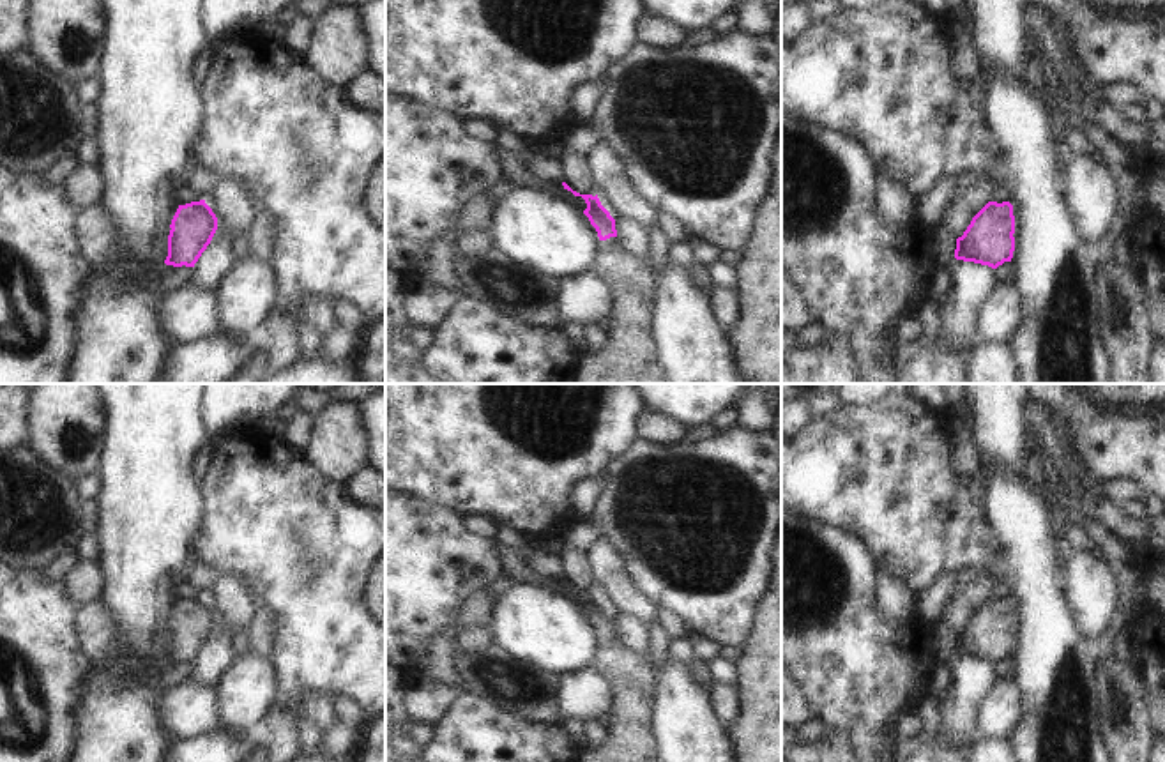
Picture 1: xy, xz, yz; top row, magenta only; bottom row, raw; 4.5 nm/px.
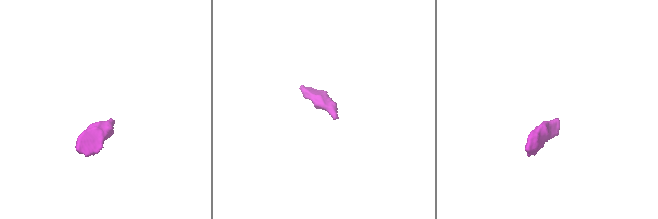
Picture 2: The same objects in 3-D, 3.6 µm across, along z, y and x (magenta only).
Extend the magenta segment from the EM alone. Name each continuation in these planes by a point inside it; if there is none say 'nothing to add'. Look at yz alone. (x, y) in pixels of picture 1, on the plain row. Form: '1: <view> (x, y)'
nothing to add

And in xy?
nothing to add

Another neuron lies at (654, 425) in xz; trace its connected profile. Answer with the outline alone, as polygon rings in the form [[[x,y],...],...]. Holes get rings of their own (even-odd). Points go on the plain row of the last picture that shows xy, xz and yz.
[[[649,410],[640,419],[640,433],[643,438],[670,446],[674,442],[688,440],[689,426],[677,421],[670,414],[663,414],[659,410]]]

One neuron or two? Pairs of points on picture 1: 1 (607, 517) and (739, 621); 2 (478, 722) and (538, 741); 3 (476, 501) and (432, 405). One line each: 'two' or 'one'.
1: one
2: one
3: one

